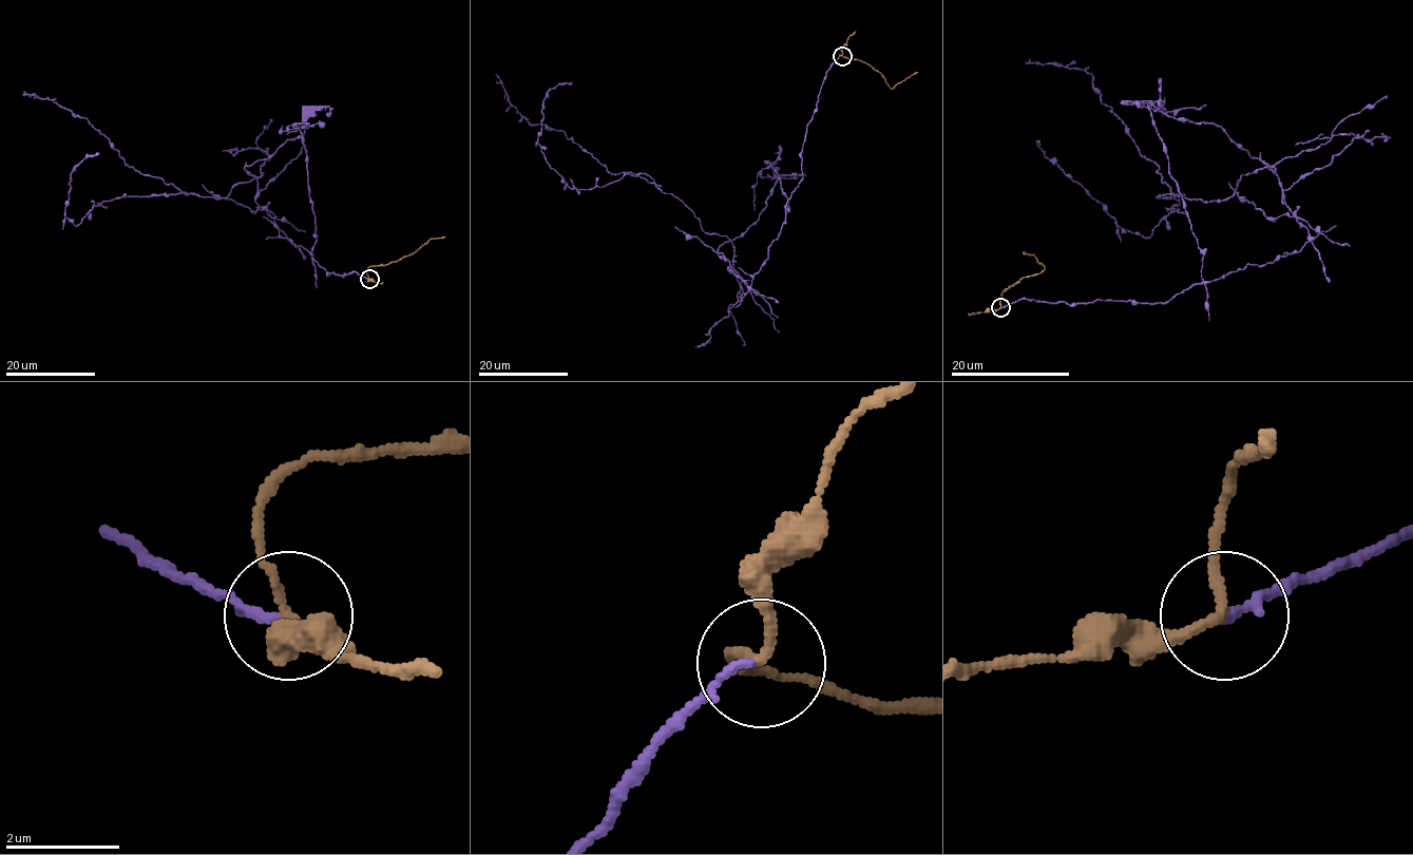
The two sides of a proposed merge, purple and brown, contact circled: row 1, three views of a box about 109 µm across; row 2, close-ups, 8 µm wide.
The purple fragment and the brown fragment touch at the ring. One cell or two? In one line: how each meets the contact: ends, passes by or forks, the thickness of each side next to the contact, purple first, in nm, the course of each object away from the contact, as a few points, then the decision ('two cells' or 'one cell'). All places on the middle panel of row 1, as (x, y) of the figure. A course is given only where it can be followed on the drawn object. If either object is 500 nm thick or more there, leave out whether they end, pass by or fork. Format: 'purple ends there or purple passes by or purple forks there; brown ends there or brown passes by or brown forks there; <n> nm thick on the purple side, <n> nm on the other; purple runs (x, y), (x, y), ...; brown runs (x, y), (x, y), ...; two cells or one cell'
purple ends there; brown passes by; 150 nm thick on the purple side, 150 nm on the other; purple runs (841, 55), (750, 286), (724, 235), (647, 174), (576, 189), (553, 169), (542, 100), (572, 82); brown runs (841, 55), (870, 64), (891, 88), (917, 72); two cells

